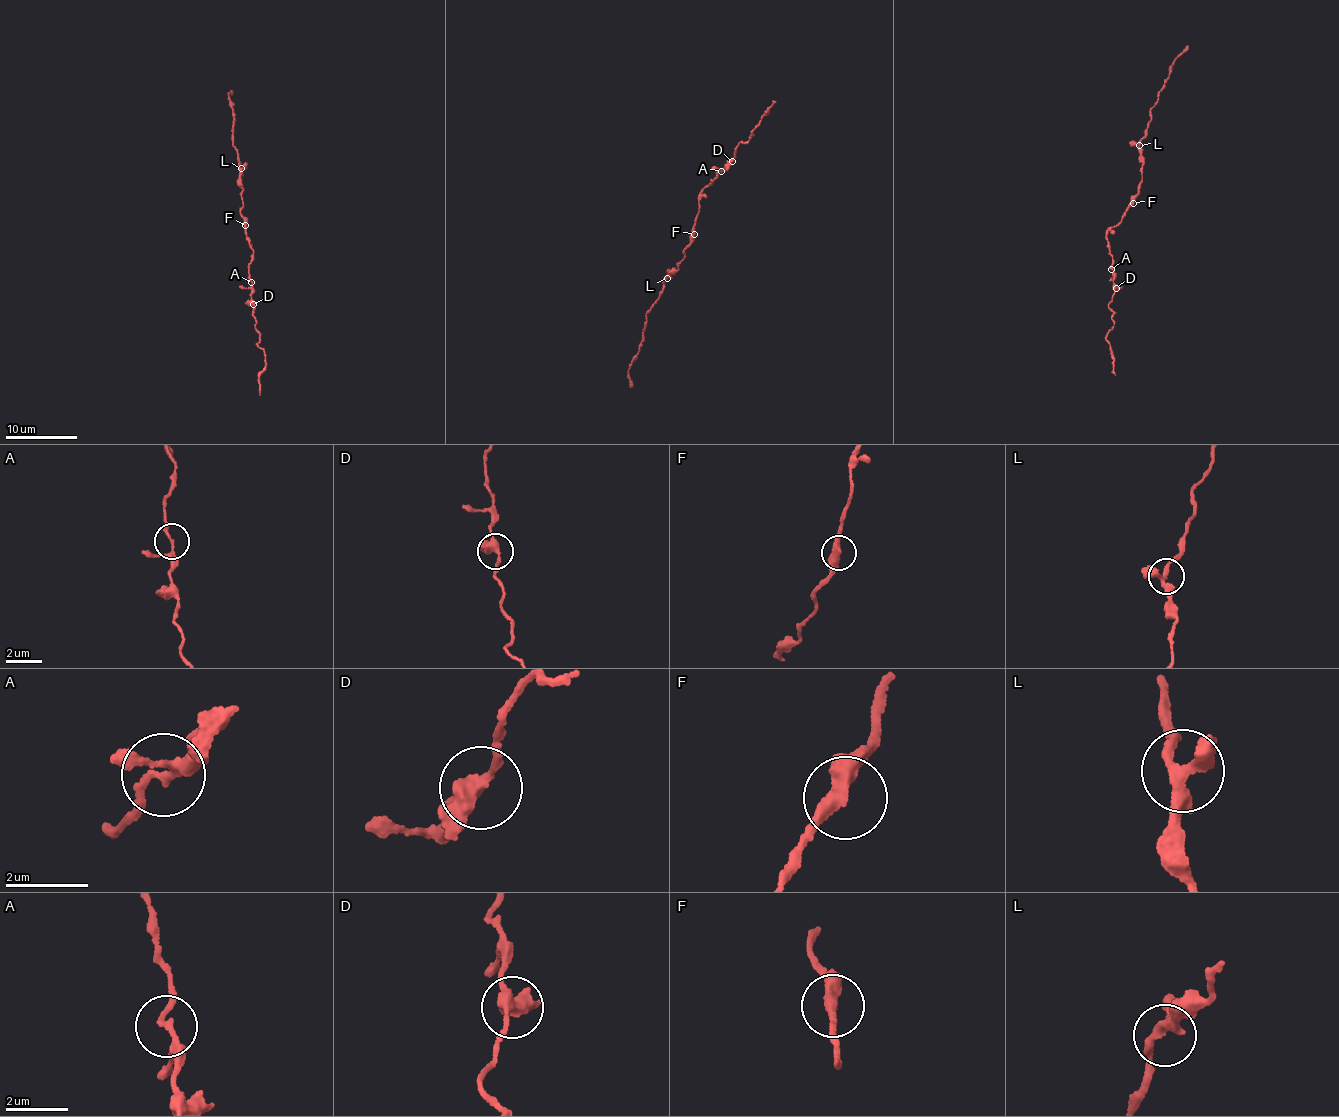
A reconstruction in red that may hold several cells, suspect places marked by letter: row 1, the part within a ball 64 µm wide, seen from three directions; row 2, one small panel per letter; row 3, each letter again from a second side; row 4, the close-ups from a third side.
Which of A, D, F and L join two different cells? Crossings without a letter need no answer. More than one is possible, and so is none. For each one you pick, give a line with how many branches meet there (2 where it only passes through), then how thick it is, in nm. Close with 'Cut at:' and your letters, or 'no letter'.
Cut at: no letter

